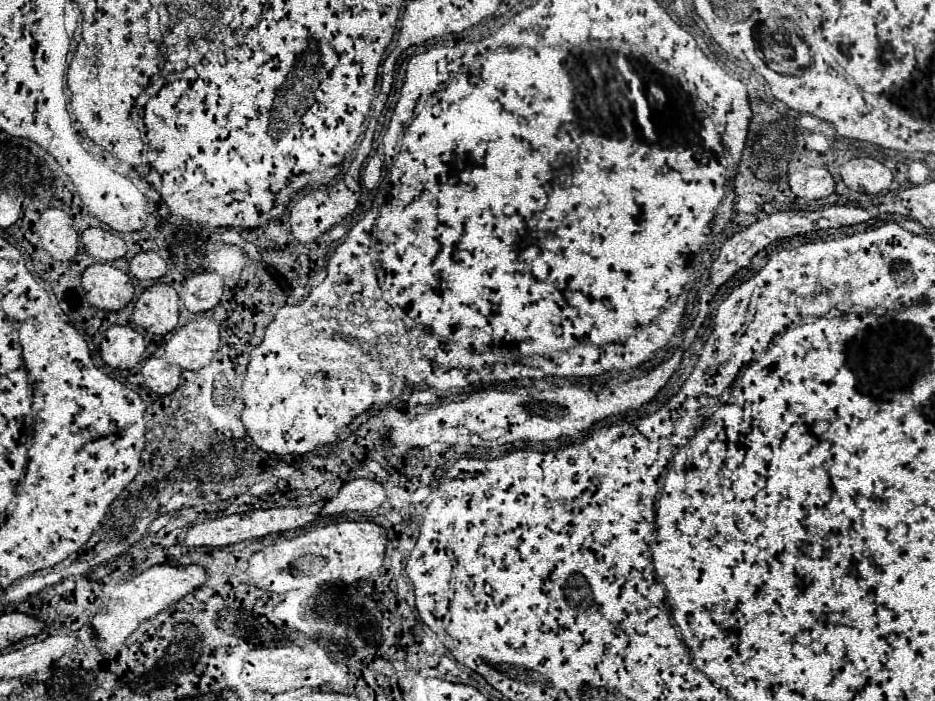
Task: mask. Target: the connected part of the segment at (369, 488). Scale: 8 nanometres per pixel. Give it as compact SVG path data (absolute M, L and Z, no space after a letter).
M354 478L348 480L350 484L344 484L338 492L336 500L336 514L342 512L370 512L376 510L384 500L386 492L384 486L370 478Z

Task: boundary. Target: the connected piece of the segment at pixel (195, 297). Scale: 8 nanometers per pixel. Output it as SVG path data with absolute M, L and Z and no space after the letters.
M200 272L188 278L182 290L182 300L186 310L190 312L202 312L210 310L218 304L222 298L222 278L216 272Z

